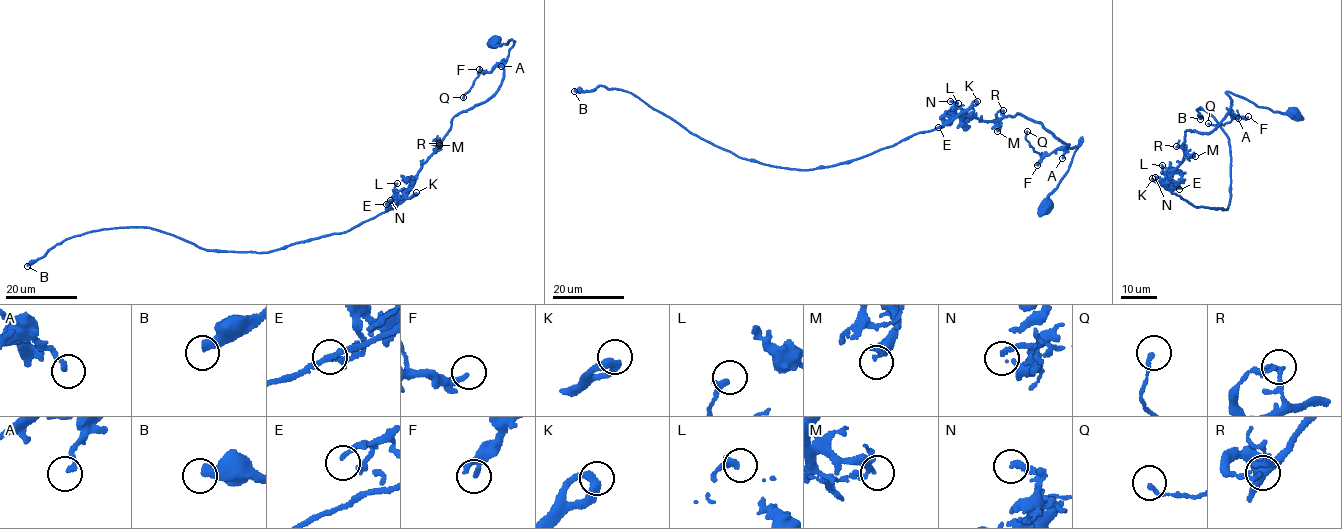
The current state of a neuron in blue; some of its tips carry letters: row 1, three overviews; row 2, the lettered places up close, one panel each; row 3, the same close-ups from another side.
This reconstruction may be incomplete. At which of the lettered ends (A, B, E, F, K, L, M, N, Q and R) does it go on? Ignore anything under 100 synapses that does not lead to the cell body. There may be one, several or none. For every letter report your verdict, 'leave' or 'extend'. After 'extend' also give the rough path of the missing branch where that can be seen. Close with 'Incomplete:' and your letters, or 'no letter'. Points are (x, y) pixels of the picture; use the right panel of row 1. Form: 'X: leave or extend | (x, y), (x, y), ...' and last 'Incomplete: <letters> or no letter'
A: leave
B: leave
E: leave
F: leave
K: leave
L: leave
M: leave
N: leave
Q: leave
R: leave
Incomplete: no letter

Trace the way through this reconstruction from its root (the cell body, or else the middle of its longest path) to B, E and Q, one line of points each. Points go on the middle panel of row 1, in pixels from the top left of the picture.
B: (1046, 205), (1082, 140), (1068, 148), (1017, 113), (959, 115), (802, 170), (737, 157), (626, 91), (574, 91)
E: (1046, 205), (1081, 138), (1078, 146), (1068, 148), (1042, 125), (1017, 113), (993, 122), (954, 115), (938, 127)
Q: (1046, 205), (1048, 196), (1068, 169), (1082, 140), (1073, 149), (1061, 148), (1042, 156), (1026, 140), (1027, 131)

